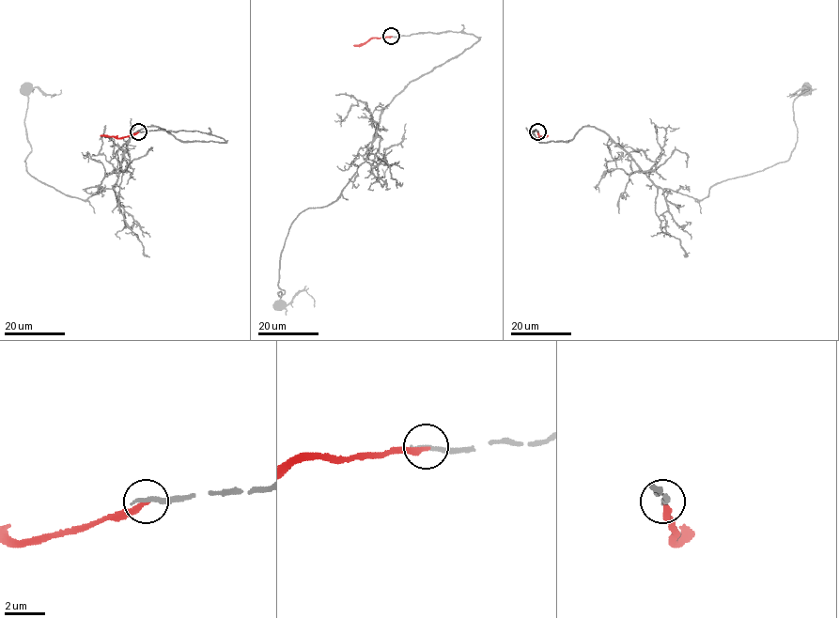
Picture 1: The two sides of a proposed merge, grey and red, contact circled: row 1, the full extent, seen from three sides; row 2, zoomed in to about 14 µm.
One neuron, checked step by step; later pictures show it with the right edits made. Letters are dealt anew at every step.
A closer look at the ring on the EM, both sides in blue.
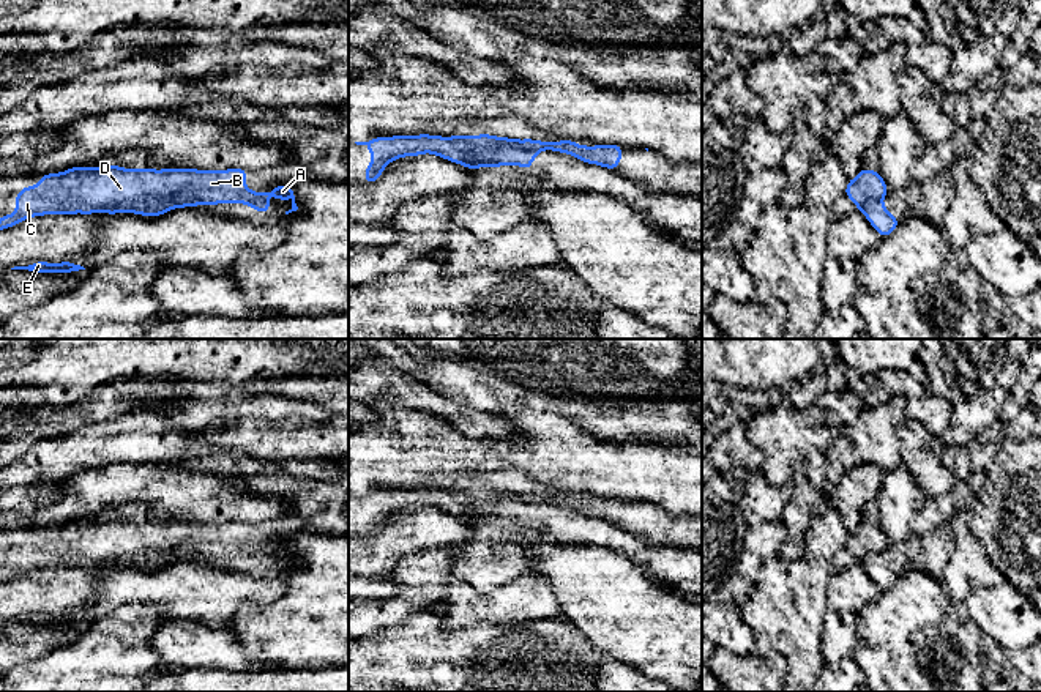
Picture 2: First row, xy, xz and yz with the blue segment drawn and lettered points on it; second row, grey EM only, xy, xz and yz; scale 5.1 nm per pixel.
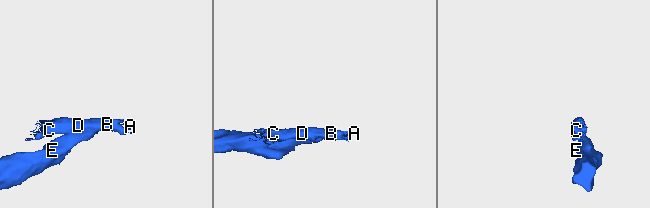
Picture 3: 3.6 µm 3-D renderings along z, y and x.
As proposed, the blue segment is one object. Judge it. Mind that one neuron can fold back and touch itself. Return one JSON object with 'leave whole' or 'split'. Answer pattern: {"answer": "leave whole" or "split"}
{"answer": "split"}

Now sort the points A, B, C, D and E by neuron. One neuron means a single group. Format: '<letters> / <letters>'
A B C D / E

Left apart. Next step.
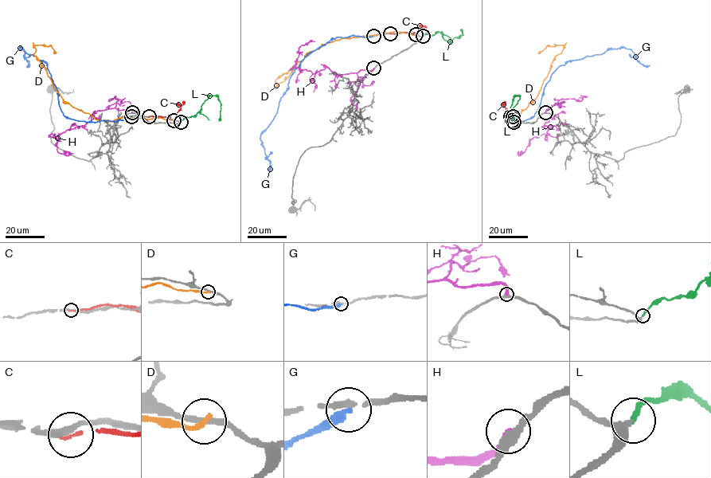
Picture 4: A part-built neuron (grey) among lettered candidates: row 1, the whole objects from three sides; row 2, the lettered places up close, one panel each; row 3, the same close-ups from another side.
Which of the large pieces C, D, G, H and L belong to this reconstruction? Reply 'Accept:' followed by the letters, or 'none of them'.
Accept: L

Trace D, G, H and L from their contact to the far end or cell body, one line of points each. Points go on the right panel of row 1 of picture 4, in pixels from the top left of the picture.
D: (512, 120), (509, 119), (517, 119), (537, 97), (553, 58), (560, 53), (563, 45), (548, 46), (538, 53)
G: (513, 116), (514, 122), (531, 118), (551, 74), (568, 61), (623, 47), (630, 48), (639, 62), (650, 65)
H: (544, 112), (552, 111), (544, 124), (551, 128), (546, 139), (542, 134), (533, 137), (519, 153)
L: (513, 122), (509, 113), (519, 99), (517, 95), (513, 97), (506, 120)

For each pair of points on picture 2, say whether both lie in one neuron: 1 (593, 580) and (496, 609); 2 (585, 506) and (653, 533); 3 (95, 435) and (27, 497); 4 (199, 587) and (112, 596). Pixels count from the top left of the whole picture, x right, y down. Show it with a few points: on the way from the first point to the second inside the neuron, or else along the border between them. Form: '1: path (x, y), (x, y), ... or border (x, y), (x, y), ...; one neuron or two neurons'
1: border (530, 572), (549, 582), (562, 615); two neurons
2: path (603, 508), (636, 517); one neuron
3: border (55, 481), (38, 481), (16, 494); two neurons
4: path (177, 587), (134, 587); one neuron

